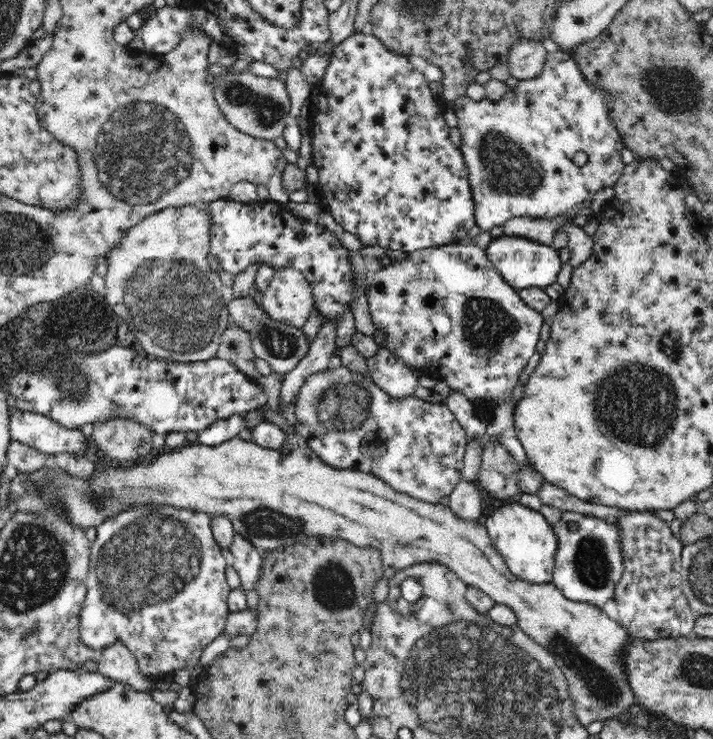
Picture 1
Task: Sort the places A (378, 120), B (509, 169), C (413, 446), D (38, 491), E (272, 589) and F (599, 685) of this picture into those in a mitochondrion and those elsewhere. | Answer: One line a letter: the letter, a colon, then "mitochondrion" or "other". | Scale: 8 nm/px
A: other
B: mitochondrion
C: other
D: mitochondrion
E: other
F: mitochondrion

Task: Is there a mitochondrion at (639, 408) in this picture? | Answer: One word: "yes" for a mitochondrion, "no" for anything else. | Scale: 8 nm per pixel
yes

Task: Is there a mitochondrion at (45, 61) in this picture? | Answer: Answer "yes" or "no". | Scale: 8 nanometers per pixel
no

